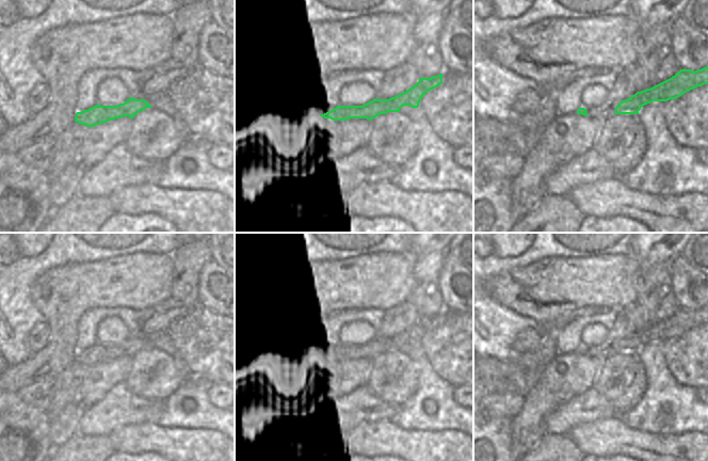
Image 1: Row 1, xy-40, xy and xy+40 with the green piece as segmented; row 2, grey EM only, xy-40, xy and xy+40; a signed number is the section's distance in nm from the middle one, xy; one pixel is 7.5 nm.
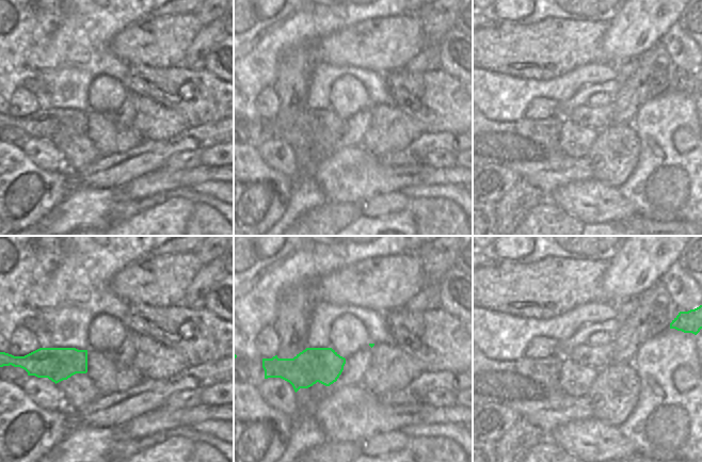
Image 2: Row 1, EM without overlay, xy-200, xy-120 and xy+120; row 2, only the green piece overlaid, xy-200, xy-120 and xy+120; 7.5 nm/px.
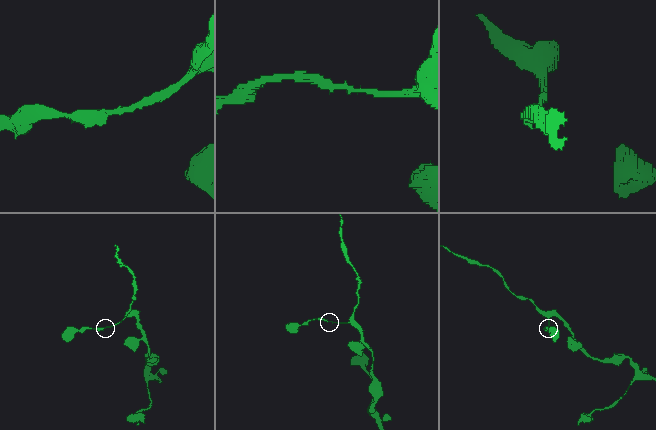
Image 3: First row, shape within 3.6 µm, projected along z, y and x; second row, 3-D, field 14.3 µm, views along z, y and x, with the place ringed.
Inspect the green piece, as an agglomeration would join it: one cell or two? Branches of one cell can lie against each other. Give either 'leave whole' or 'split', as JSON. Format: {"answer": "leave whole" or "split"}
{"answer": "leave whole"}

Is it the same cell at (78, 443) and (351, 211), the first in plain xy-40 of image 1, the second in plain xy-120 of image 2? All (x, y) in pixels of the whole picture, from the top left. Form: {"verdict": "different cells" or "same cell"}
{"verdict": "same cell"}

